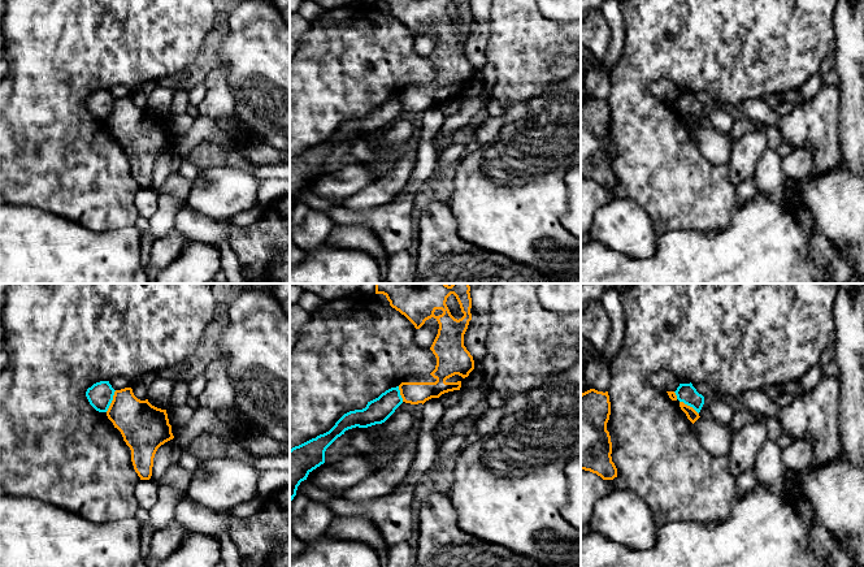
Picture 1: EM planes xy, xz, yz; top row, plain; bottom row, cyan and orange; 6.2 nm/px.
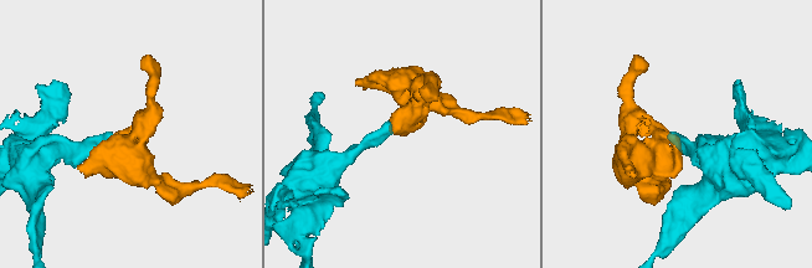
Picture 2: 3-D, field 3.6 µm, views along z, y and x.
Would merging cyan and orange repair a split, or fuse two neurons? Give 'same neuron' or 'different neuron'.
different neuron

